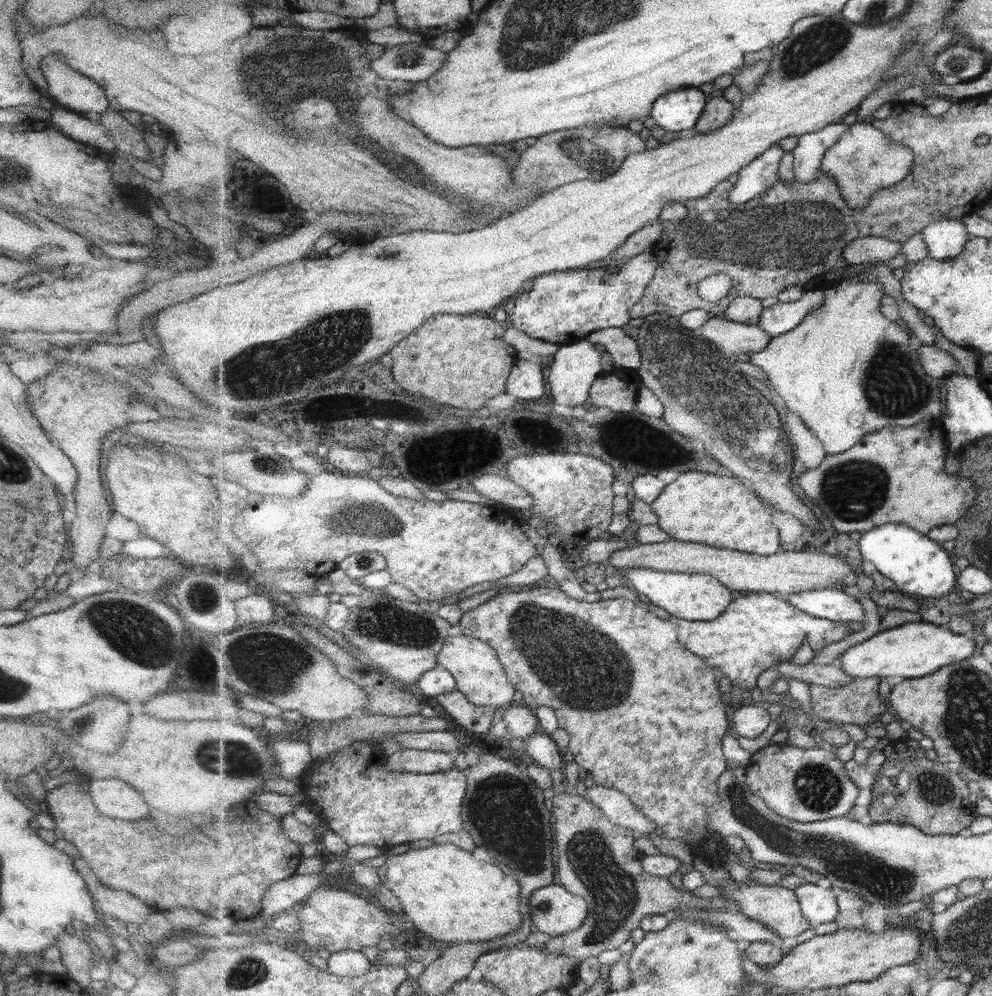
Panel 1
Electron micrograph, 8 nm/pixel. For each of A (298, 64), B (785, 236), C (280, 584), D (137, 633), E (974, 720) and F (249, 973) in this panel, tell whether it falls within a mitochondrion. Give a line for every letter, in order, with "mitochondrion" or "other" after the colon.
A: mitochondrion
B: mitochondrion
C: other
D: mitochondrion
E: mitochondrion
F: mitochondrion

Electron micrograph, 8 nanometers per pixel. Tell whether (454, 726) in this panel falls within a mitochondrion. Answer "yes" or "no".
no

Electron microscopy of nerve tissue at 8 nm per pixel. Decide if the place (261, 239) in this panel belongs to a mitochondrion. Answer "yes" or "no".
no

